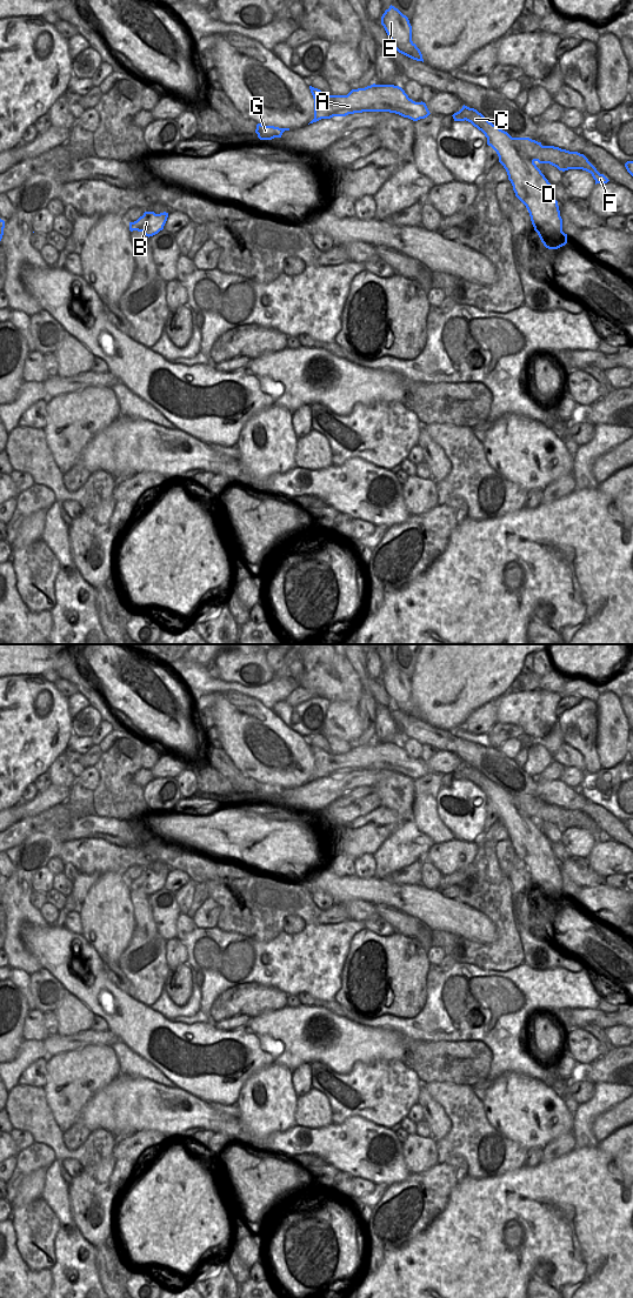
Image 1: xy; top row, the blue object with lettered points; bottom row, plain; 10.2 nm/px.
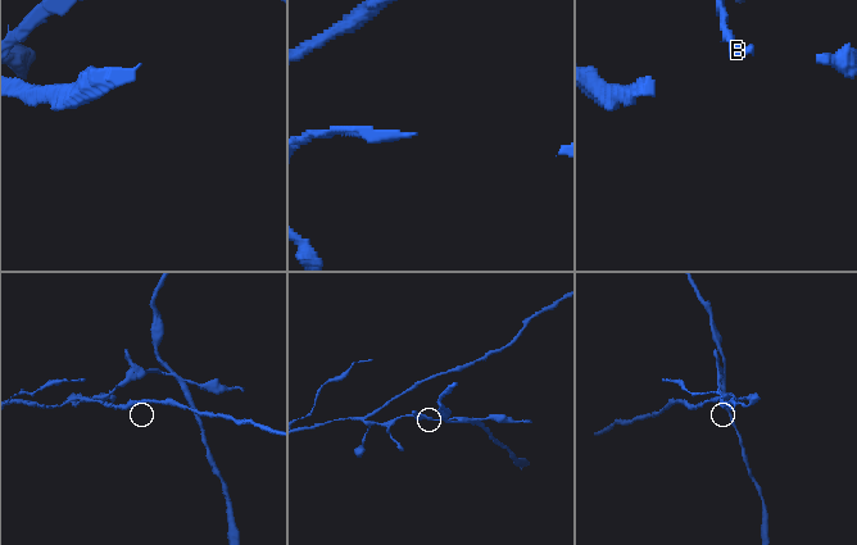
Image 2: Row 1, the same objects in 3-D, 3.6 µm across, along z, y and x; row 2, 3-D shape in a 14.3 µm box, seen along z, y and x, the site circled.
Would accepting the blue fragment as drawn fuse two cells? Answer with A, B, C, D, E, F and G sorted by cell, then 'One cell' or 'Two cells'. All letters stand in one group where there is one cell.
Groups: A B F G / C D E. Two cells.

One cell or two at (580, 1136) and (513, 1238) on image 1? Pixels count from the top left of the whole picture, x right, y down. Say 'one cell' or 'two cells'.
two cells

